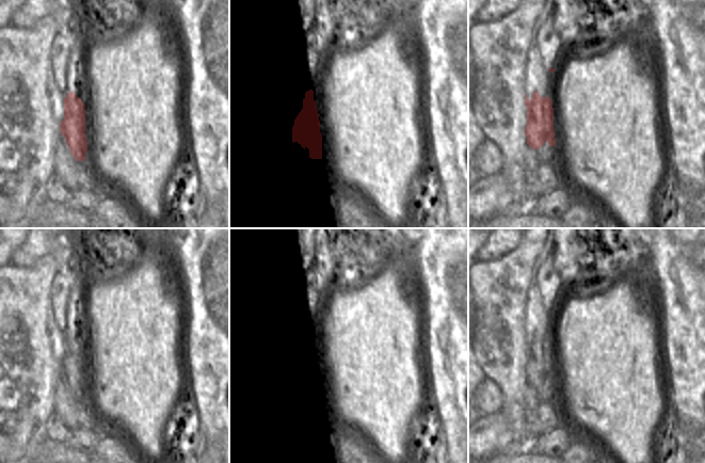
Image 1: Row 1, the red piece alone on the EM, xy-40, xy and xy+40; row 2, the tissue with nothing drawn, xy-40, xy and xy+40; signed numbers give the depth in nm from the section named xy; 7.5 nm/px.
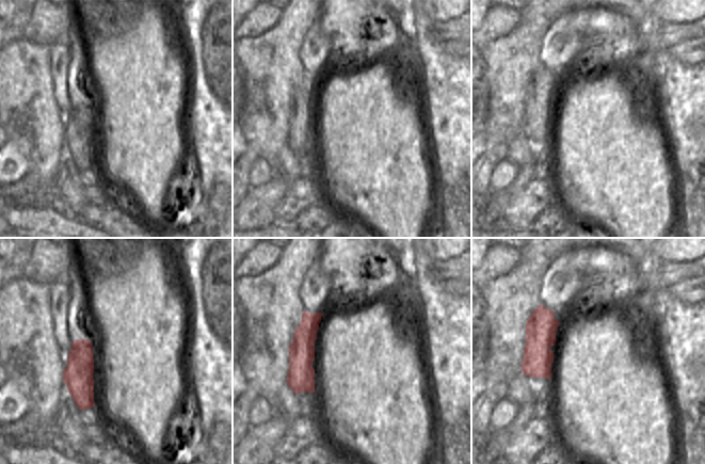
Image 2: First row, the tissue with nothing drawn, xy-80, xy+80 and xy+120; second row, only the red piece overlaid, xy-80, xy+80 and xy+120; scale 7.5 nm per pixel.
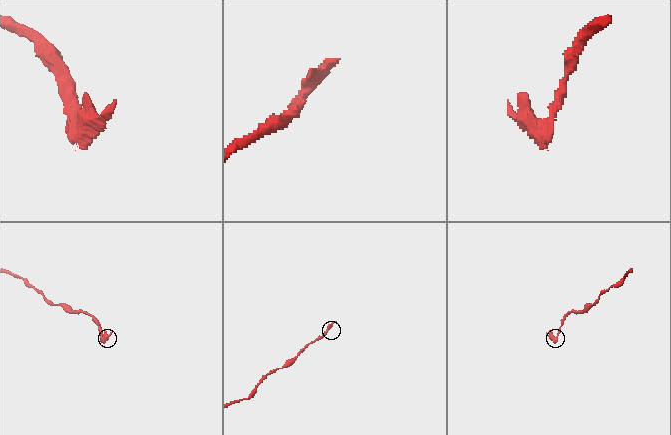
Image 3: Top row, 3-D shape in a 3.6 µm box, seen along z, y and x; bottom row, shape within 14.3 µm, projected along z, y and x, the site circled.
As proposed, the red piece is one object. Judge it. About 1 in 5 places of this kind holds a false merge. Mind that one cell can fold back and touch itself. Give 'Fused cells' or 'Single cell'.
Fused cells

